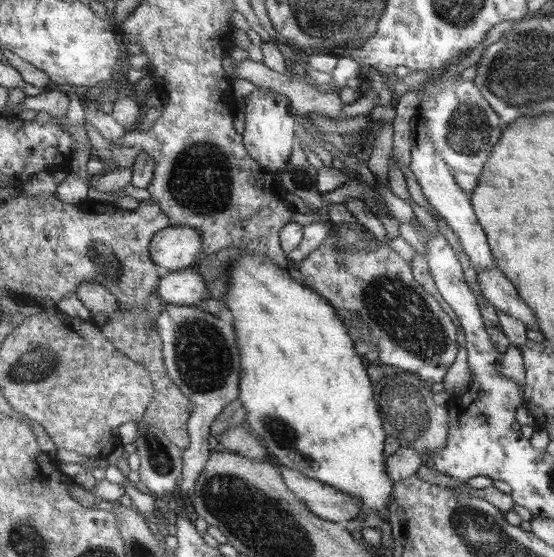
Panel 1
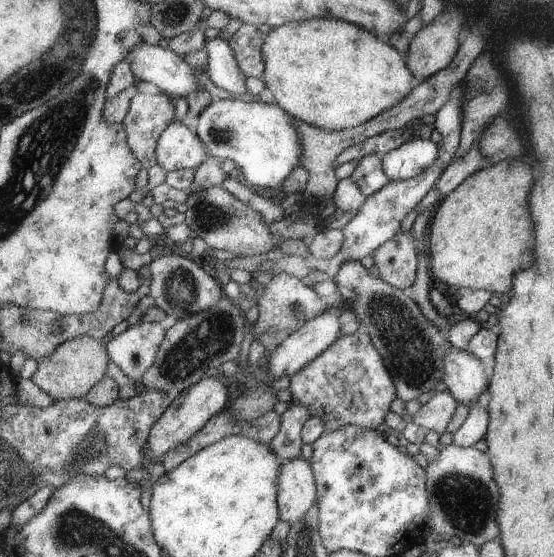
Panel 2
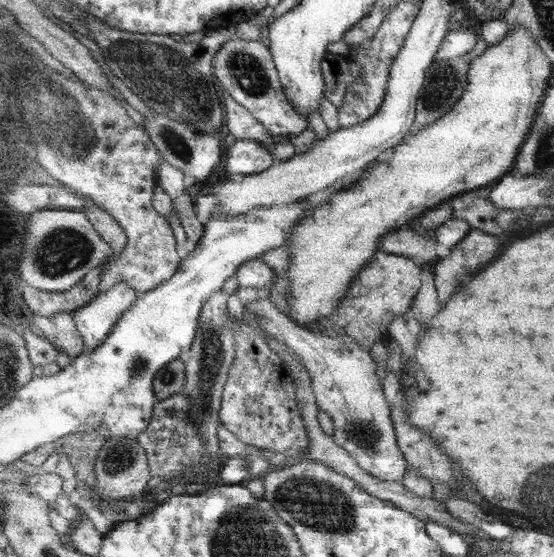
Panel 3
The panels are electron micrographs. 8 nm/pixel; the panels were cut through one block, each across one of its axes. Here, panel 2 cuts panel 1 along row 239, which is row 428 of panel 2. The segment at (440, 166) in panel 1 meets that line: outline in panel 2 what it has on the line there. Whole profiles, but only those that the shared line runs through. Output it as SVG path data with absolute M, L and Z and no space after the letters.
M489 393L483 394L479 402L470 406L469 418L457 432L452 433L455 444L467 448L475 446L479 440L485 438L489 426L489 407Z

